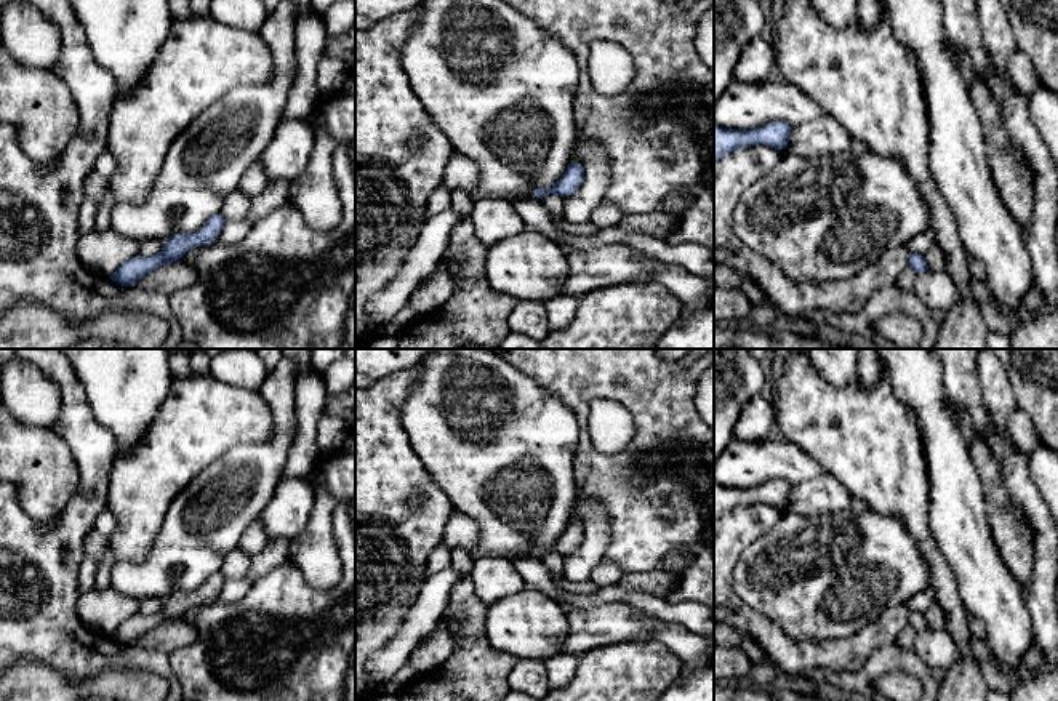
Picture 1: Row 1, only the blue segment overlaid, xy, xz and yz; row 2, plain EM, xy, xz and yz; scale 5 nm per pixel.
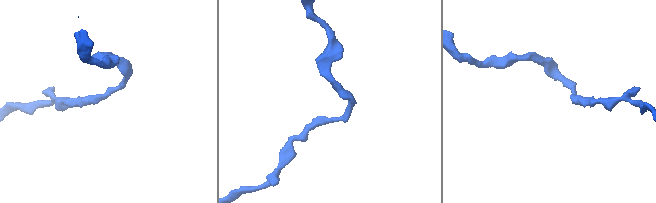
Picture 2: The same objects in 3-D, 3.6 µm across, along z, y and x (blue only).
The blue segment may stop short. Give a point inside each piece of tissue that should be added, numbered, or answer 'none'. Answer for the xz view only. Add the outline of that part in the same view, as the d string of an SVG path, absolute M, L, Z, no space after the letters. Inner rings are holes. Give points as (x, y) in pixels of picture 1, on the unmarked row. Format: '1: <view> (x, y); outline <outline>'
none

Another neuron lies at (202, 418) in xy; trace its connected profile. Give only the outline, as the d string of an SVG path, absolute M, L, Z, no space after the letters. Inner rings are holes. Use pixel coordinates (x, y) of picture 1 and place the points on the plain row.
M192 371L187 378L173 378L146 437L126 455L117 451L112 464L107 509L117 522L109 538L117 562L147 557L170 503L200 471L234 447L262 445L272 437L272 413L259 392L222 383L211 373Z

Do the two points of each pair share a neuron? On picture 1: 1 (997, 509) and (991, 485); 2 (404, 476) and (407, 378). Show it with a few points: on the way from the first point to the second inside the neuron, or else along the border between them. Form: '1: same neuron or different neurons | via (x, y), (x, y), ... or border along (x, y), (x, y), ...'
1: same neuron | via (997, 503), (994, 492)
2: same neuron | via (389, 452), (389, 402)

